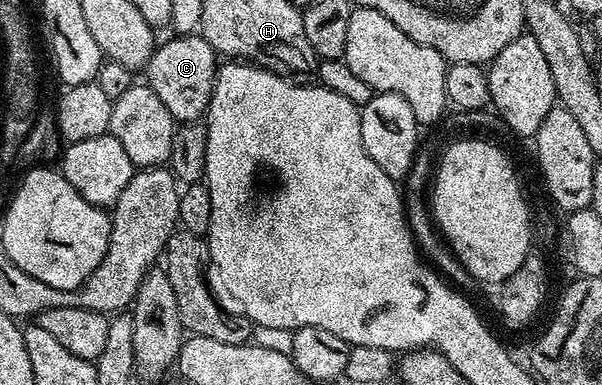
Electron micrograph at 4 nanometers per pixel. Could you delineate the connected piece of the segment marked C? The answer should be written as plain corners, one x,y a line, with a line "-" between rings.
175,35
172,41
167,41
156,48
155,54
149,59
145,70
146,84
151,90
169,107
169,111
179,123
195,123
206,114
207,104
211,102
211,92
215,86
215,75
217,72
217,54
215,48
201,35

